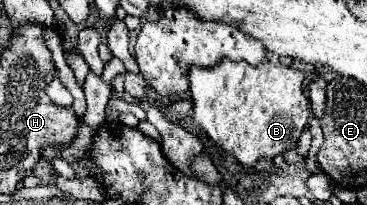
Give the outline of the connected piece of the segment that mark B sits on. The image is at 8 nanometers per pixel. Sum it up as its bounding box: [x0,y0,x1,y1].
[188,58,310,168]

